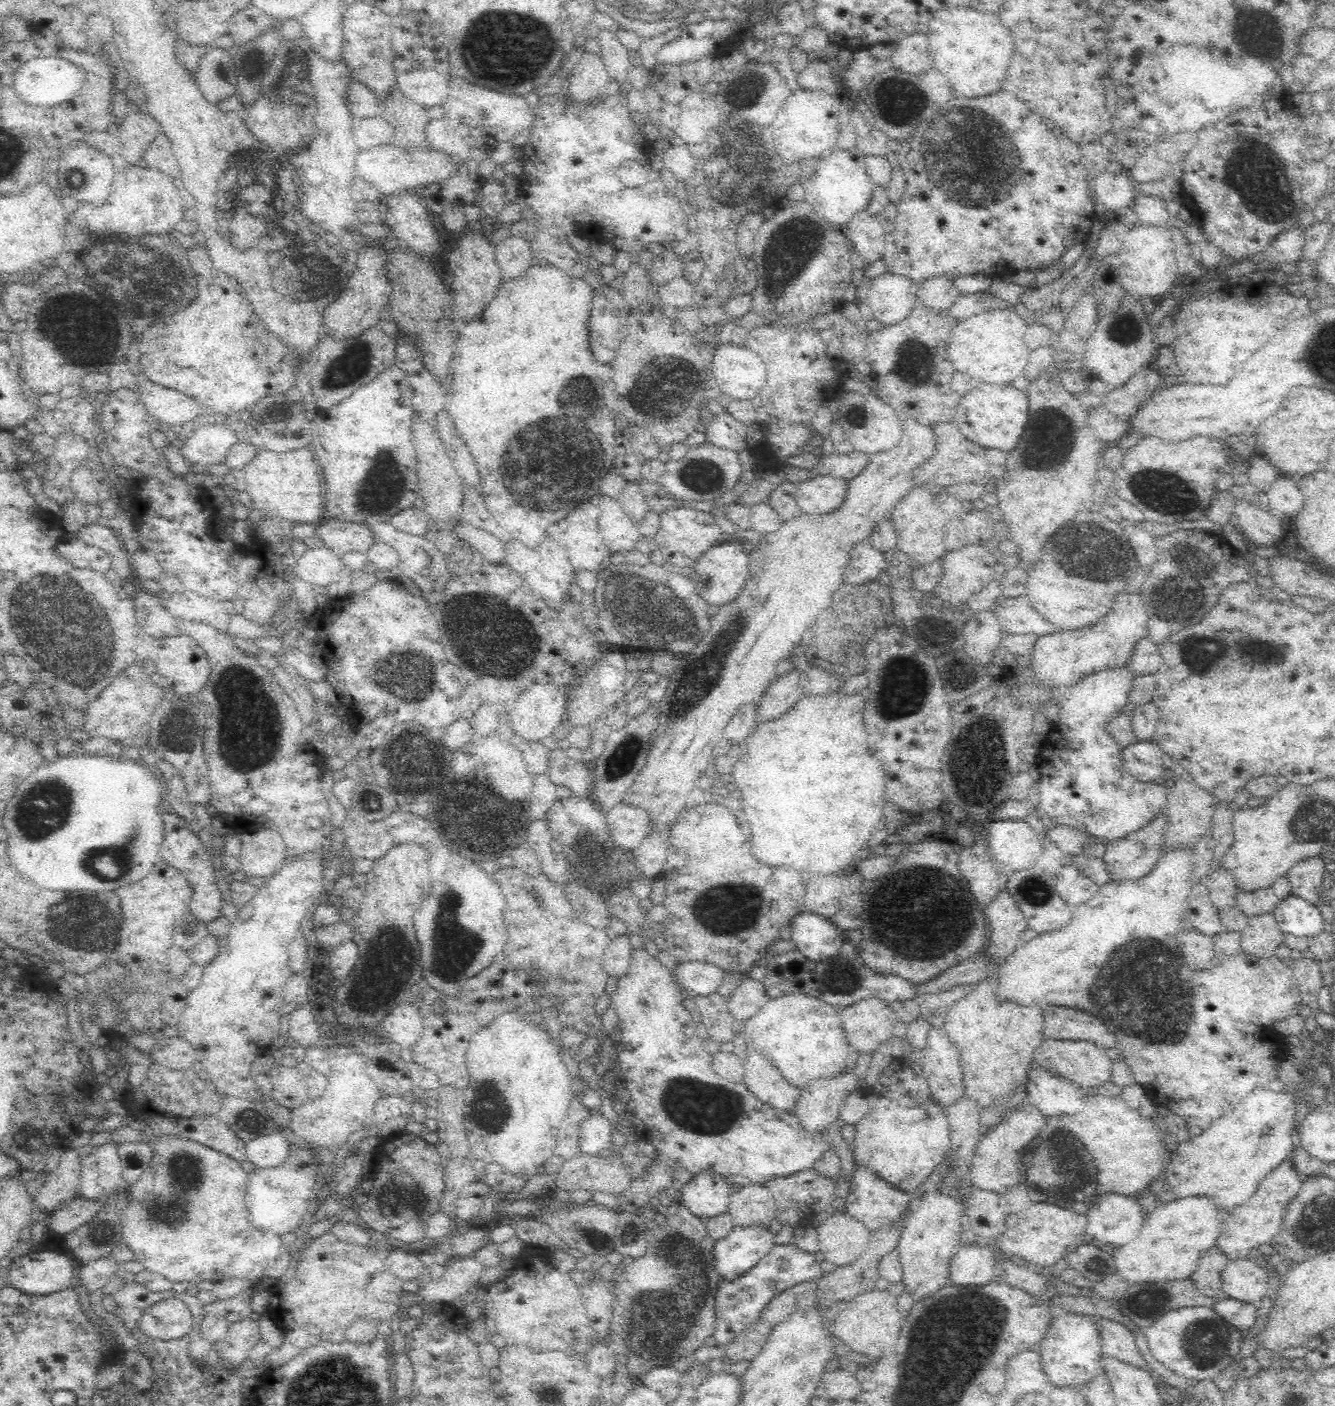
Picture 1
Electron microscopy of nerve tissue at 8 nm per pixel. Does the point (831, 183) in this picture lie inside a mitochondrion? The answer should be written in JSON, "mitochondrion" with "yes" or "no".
{"mitochondrion":"no"}

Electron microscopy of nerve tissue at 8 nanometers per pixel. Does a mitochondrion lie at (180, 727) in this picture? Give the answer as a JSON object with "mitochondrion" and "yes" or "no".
{"mitochondrion":"yes"}

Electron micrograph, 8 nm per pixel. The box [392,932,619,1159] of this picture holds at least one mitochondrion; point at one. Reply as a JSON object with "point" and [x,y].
{"point":[492,1112]}

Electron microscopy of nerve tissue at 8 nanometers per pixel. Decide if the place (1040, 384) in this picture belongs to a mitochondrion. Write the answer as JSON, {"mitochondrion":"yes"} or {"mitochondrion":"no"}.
{"mitochondrion":"no"}

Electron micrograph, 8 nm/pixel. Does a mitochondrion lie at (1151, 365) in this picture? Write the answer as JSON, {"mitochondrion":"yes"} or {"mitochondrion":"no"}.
{"mitochondrion":"no"}

